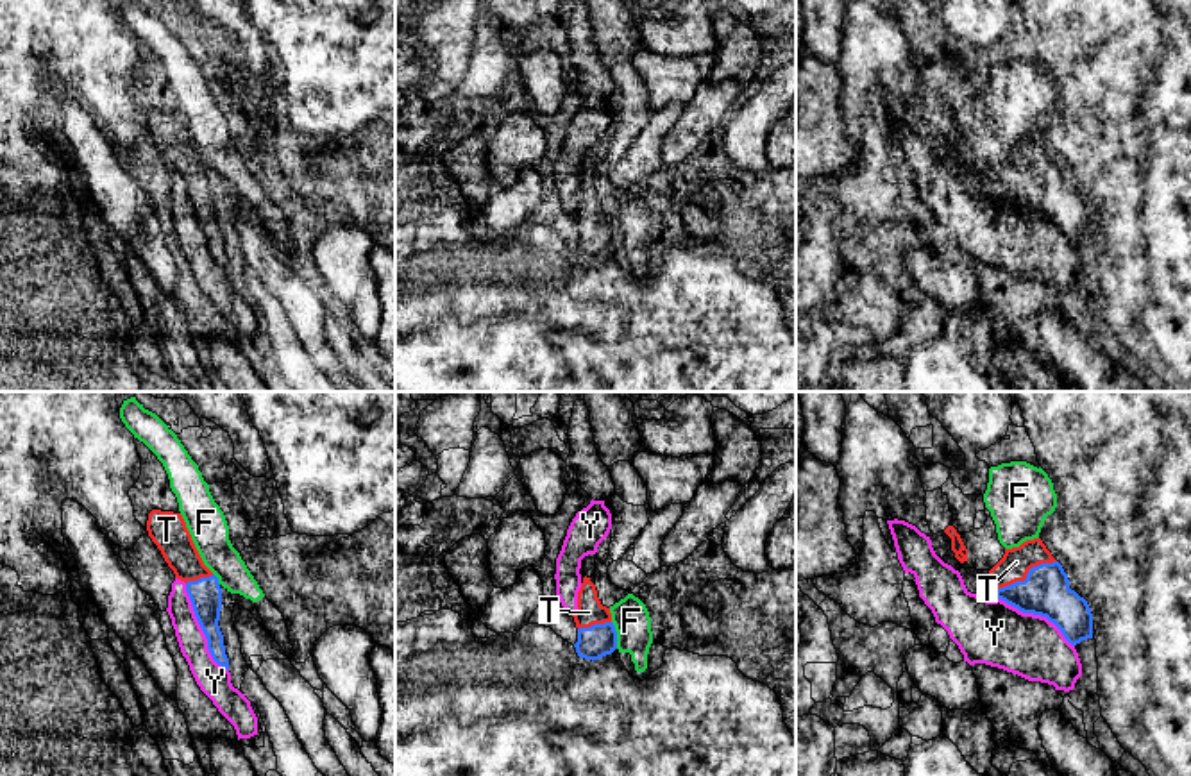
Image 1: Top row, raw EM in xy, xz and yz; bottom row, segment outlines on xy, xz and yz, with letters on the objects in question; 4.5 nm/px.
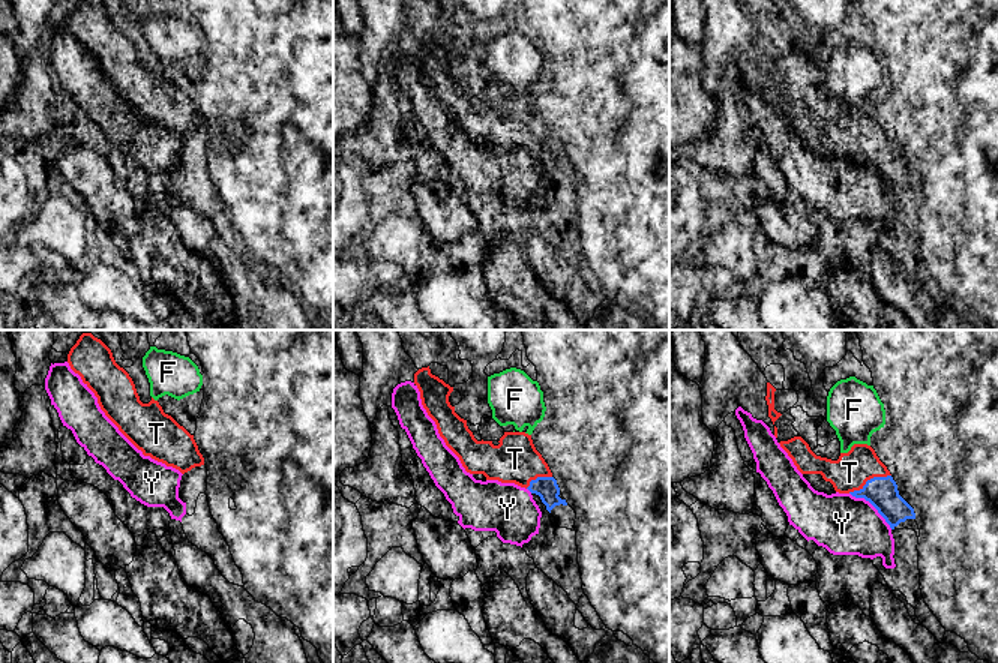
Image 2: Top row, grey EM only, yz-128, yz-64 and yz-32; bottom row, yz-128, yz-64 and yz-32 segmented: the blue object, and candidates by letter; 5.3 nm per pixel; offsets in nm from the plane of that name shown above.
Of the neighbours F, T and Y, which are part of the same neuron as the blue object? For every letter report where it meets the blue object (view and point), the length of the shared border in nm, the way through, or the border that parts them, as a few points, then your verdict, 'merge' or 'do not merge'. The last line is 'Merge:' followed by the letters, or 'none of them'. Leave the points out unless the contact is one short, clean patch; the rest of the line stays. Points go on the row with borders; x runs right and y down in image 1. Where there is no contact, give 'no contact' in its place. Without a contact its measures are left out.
F: meets blue in xz at (616, 635); contact 130 nm long; border along xz (612, 621), (617, 648); do not merge
T: meets blue in yz at (1027, 576); contact 300 nm long; runs through yz (1045, 592), (1027, 576), (1016, 562); merge
Y: meets blue in xy at (201, 626); contact 440 nm long; do not merge
Merge: T

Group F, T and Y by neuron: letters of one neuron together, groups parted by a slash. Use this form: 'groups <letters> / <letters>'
groups F / T / Y

